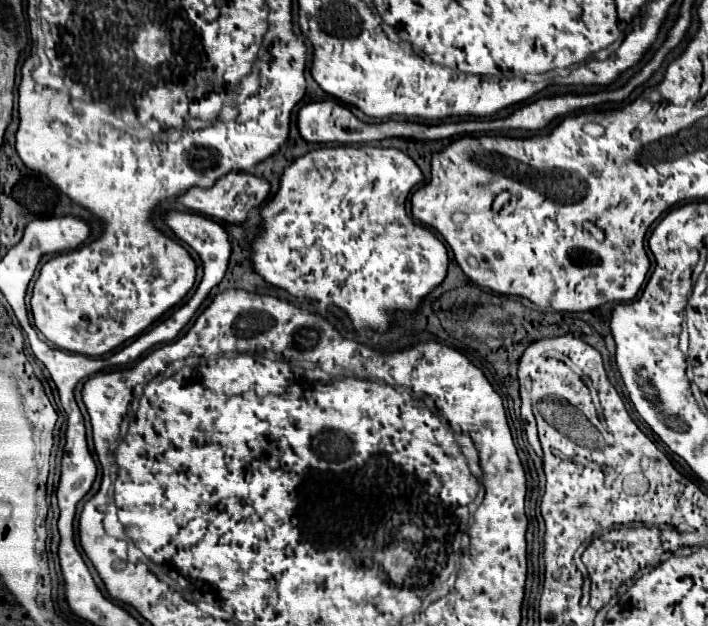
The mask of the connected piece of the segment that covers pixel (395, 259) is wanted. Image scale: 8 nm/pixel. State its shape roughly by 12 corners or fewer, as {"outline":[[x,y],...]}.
{"outline":[[332,146],[284,170],[252,242],[298,301],[386,330],[444,280],[420,168]]}

